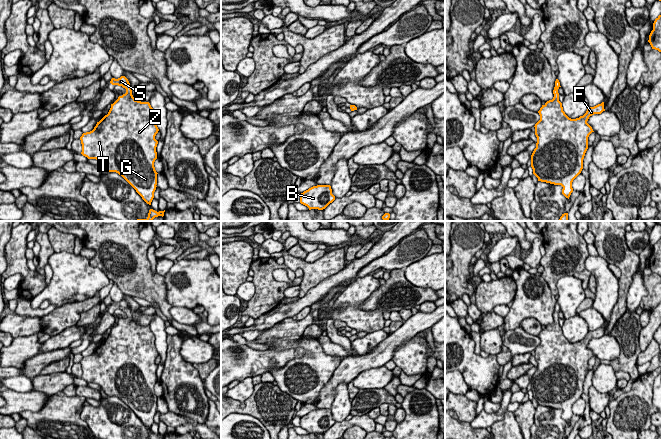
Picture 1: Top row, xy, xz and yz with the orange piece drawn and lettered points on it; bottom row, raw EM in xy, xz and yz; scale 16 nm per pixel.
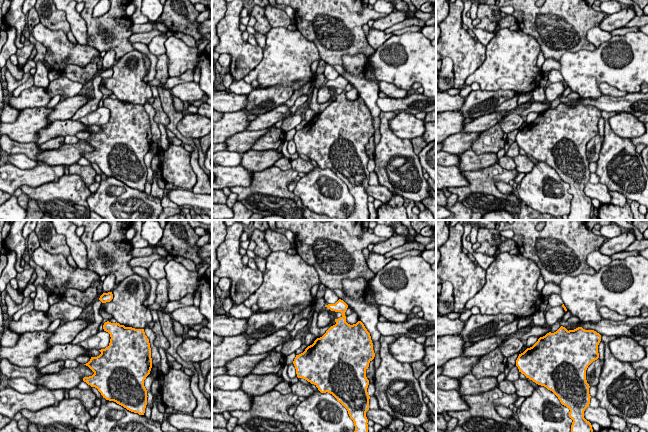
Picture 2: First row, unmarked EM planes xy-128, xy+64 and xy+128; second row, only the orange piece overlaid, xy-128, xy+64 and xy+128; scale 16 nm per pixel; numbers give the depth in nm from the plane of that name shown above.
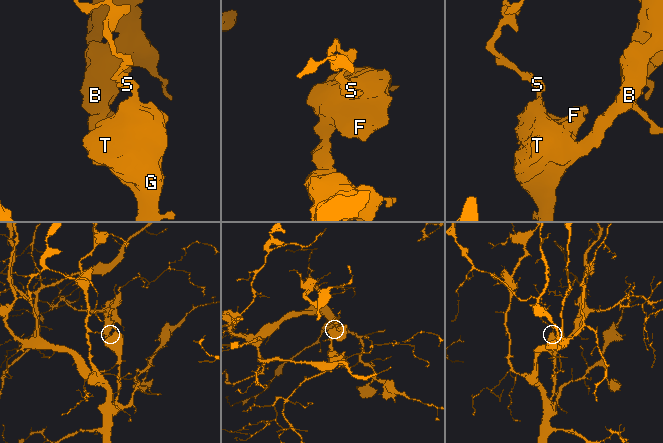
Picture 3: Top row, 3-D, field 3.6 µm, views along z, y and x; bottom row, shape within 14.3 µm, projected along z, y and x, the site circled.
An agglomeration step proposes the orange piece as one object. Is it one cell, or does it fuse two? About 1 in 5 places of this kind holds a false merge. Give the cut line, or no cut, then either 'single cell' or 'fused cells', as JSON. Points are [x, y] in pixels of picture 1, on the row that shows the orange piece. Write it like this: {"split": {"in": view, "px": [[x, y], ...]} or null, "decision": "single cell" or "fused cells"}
{"split": null, "decision": "single cell"}

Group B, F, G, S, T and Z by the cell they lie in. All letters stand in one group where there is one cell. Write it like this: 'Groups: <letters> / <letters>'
Groups: B F G S T Z

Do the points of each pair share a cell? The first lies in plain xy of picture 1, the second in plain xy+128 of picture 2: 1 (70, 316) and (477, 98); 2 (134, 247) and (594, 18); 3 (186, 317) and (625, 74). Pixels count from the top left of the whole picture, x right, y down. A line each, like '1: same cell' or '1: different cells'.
1: same cell
2: same cell
3: different cells

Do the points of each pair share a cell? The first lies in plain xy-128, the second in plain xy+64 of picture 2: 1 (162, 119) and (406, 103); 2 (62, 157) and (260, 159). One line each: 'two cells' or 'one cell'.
1: two cells
2: one cell

